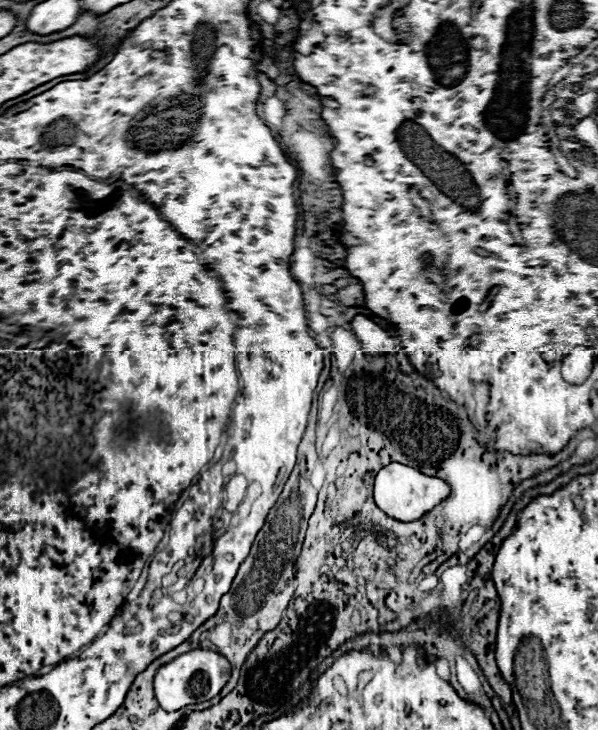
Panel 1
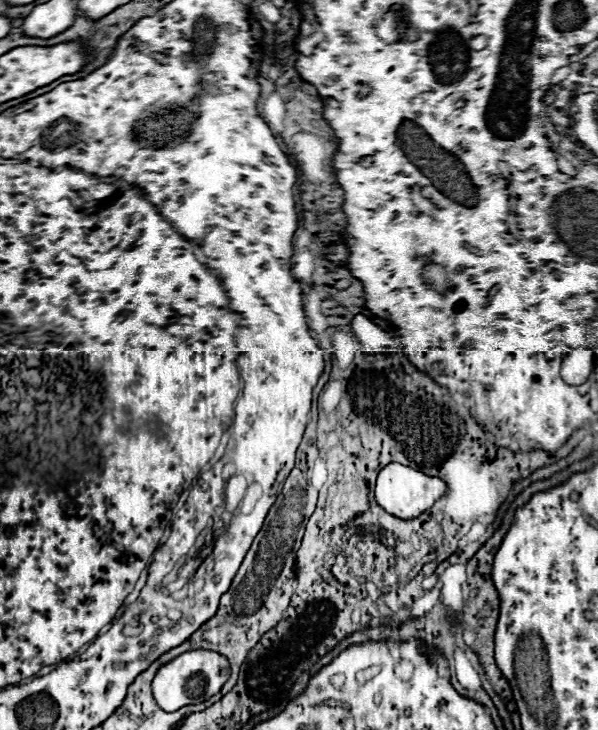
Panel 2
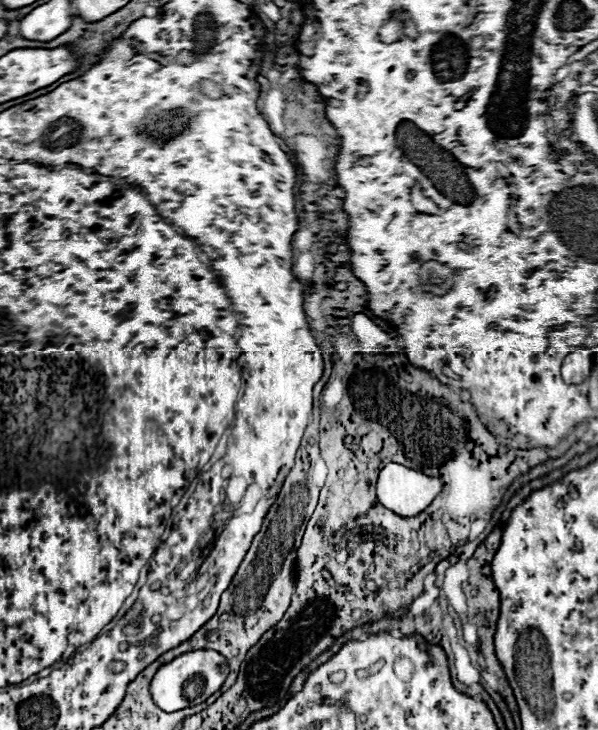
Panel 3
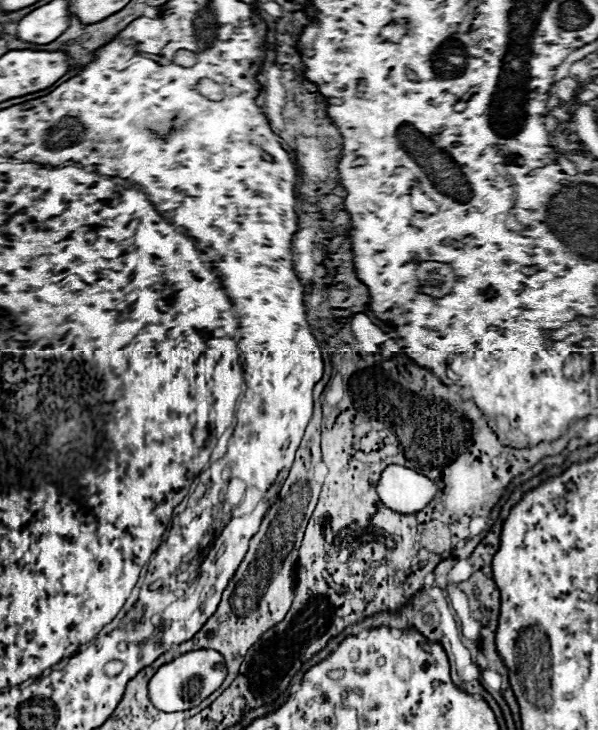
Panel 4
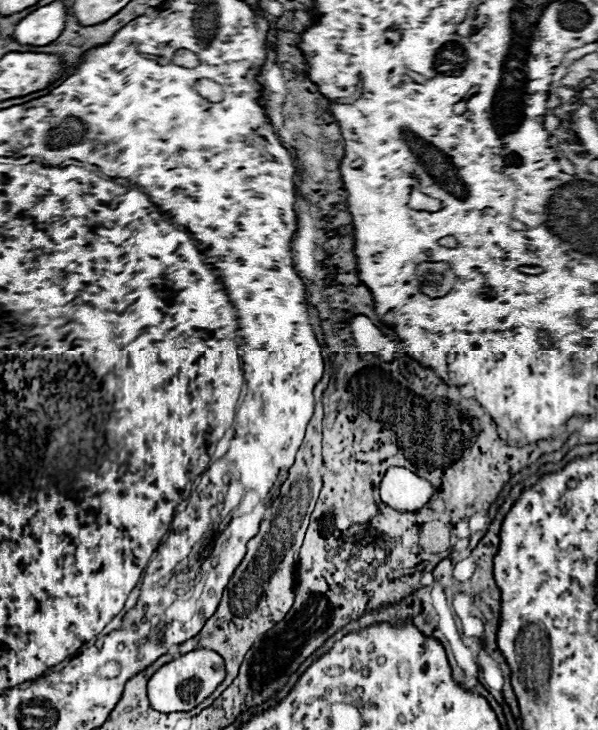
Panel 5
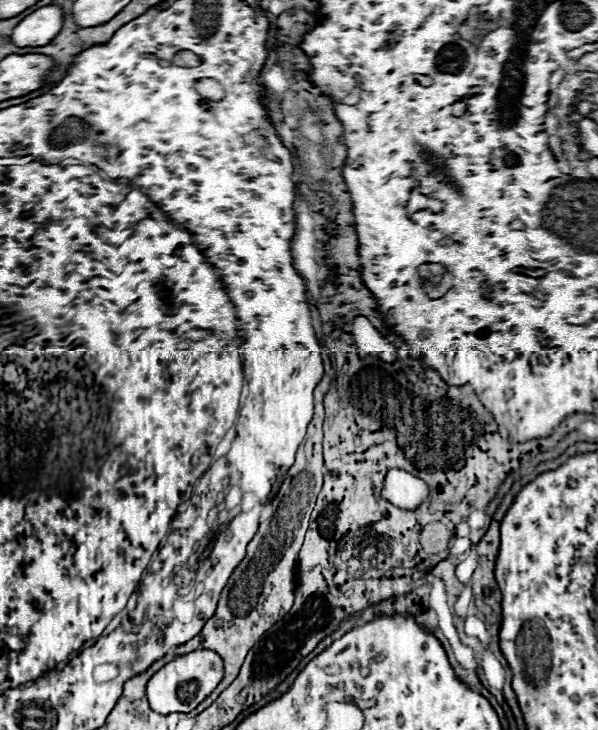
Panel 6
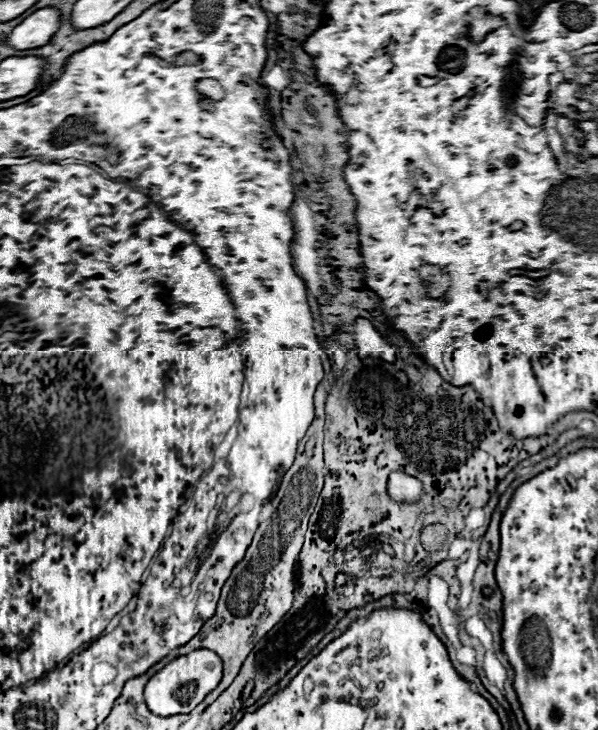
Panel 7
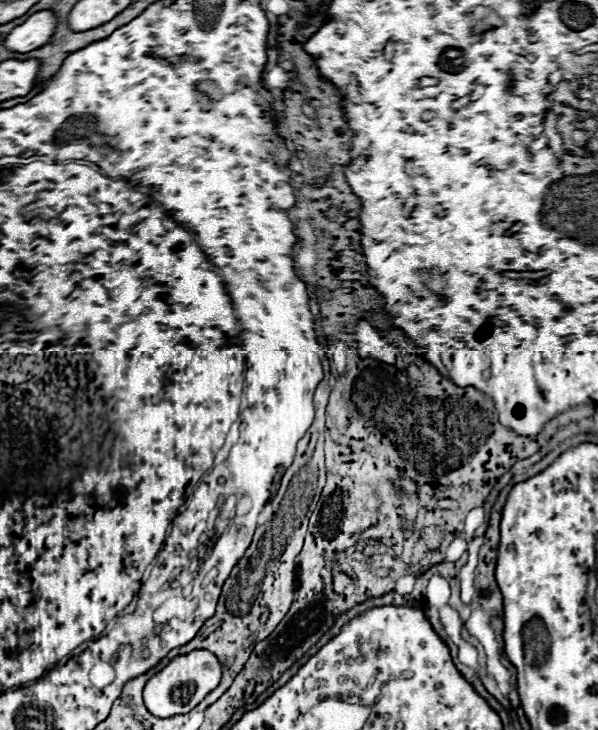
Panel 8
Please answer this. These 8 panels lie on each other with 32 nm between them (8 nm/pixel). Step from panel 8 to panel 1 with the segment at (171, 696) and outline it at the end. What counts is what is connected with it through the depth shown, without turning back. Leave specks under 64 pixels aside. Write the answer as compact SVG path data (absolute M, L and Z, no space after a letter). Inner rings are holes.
M192 650L160 666L154 676L154 694L162 708L180 710L188 704L200 704L220 694L230 680L230 662L214 650Z

